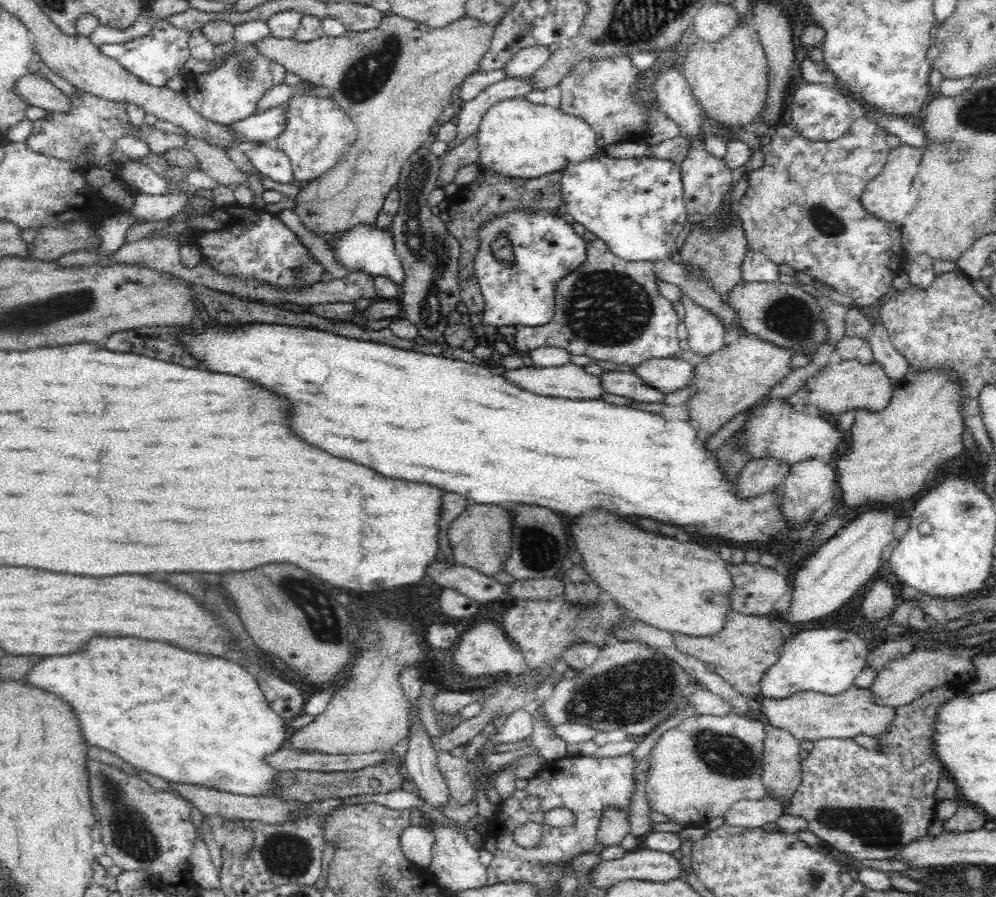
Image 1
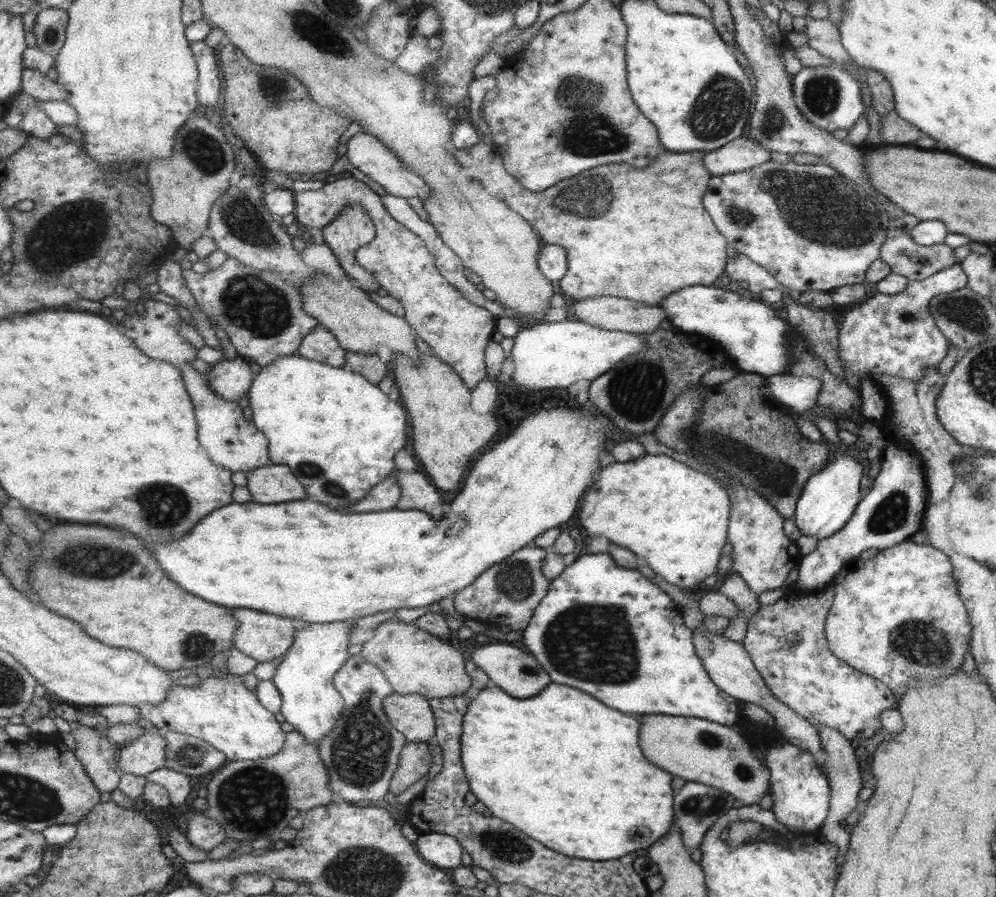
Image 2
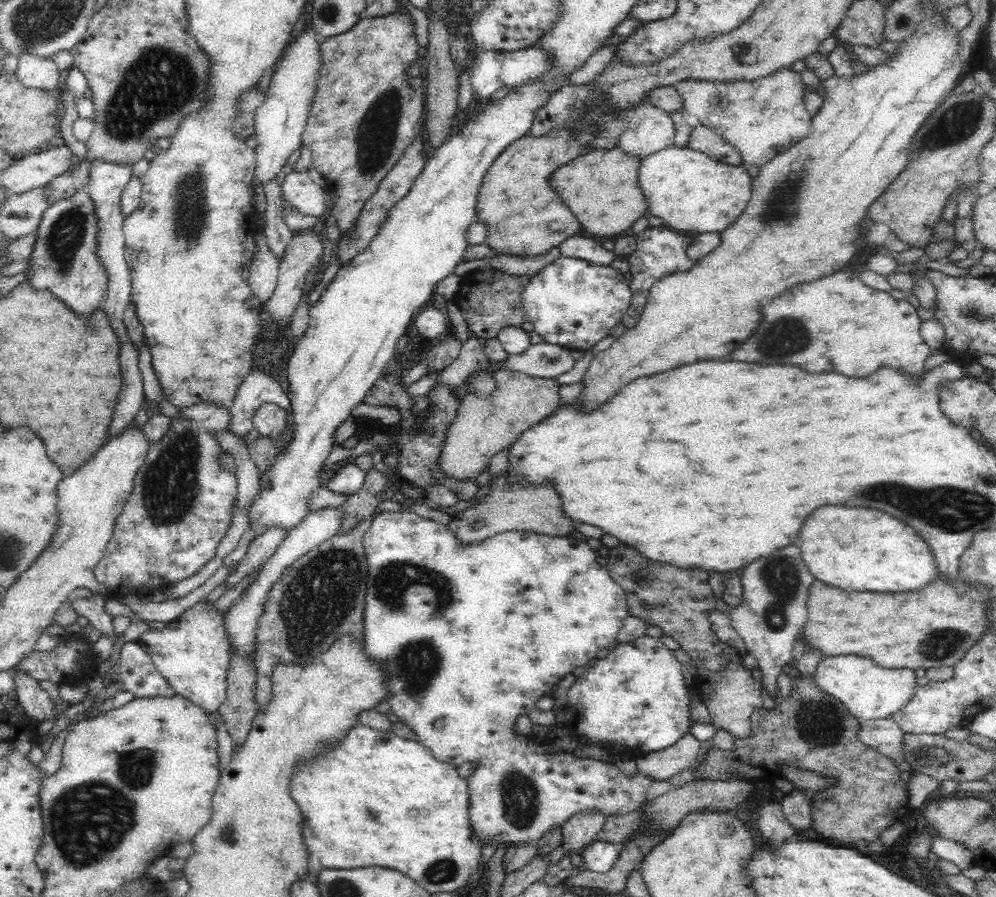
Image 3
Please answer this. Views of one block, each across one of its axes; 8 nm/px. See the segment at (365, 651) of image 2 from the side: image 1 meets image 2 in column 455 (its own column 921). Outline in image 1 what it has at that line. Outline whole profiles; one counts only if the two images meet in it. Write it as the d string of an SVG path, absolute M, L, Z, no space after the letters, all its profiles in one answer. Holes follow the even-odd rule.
M918 650L914 654L910 653L910 656L904 655L893 659L874 677L874 682L869 689L872 692L872 701L878 705L898 708L910 704L932 689L942 689L942 684L948 684L950 689L964 693L968 686L974 684L976 674L978 674L972 663L972 658L974 658L972 654L974 654L972 650L962 650L962 652Z

